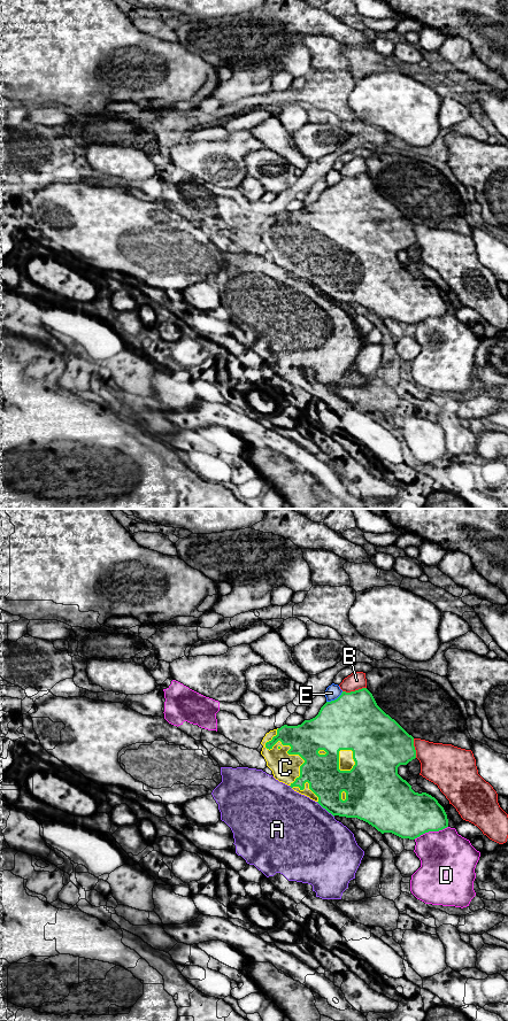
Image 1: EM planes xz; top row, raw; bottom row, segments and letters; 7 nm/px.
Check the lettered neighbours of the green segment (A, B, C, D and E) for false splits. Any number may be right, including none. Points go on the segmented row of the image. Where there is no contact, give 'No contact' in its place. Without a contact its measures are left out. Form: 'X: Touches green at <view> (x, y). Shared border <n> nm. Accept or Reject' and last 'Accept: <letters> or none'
A: Touches green at xz (325, 809). Shared border 170 nm. Reject
B: Touches green at xz (355, 690). Shared border 170 nm. Reject
C: Touches green at xz (290, 749). Shared border 420 nm. Accept
D: Touches green at xz (430, 830). Shared border 260 nm. Reject
E: Touches green at xz (335, 699). Shared border 140 nm. Reject
Accept: C

